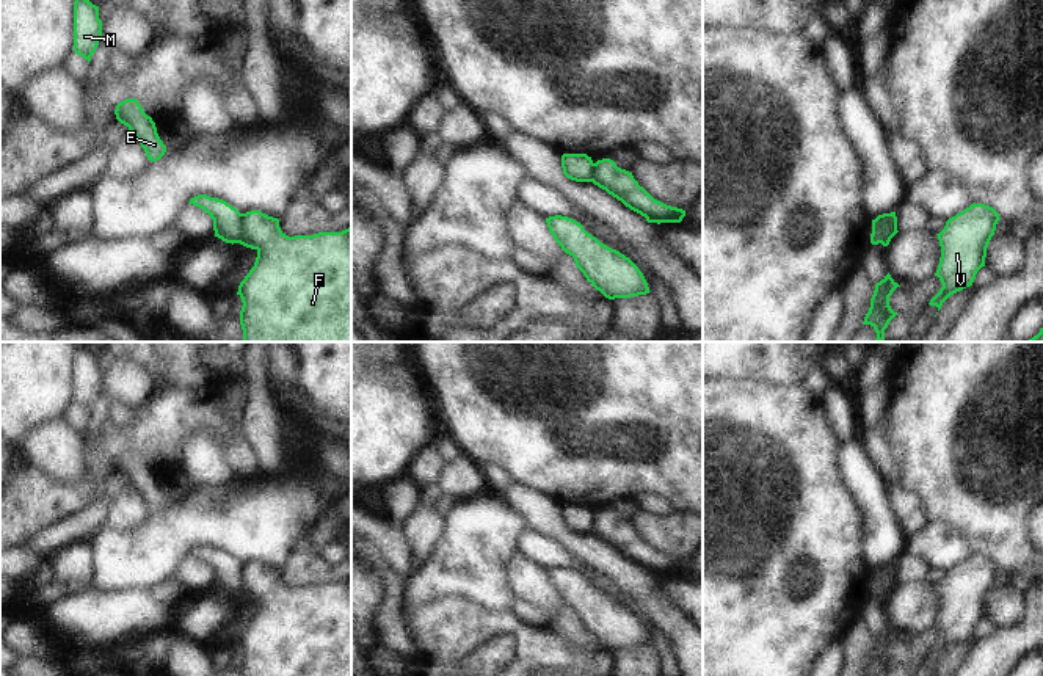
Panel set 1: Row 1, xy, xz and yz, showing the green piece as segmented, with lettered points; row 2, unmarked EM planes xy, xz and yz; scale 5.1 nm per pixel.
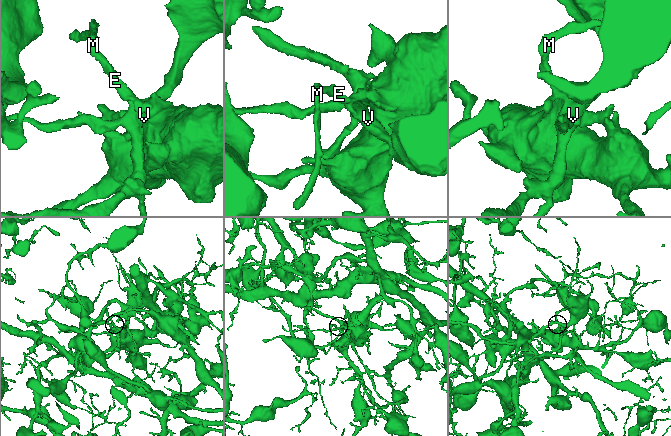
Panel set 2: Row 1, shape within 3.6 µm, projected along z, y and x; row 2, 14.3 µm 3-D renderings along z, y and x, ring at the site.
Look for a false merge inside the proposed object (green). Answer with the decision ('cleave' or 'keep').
cleave

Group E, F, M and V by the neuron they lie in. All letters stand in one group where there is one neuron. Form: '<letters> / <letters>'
E M V / F

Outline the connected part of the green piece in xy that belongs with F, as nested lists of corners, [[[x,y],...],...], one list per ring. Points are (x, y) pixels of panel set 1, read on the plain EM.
[[[251,562],[243,565],[242,596],[257,602],[254,618],[238,637],[237,646],[242,649],[240,676],[351,676],[351,579],[342,583],[318,583],[314,587],[285,587],[279,579],[279,571]]]

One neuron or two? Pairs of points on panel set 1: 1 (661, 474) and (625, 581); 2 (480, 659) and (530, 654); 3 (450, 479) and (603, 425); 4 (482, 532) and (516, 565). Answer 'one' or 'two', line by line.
1: two
2: two
3: two
4: two

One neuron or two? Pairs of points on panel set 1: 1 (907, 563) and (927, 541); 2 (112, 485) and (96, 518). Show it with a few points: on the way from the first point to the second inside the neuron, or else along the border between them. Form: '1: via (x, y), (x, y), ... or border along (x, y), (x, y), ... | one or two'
1: border along (905, 551), (923, 556), (933, 566) | two
2: via (110, 493), (98, 510) | one

